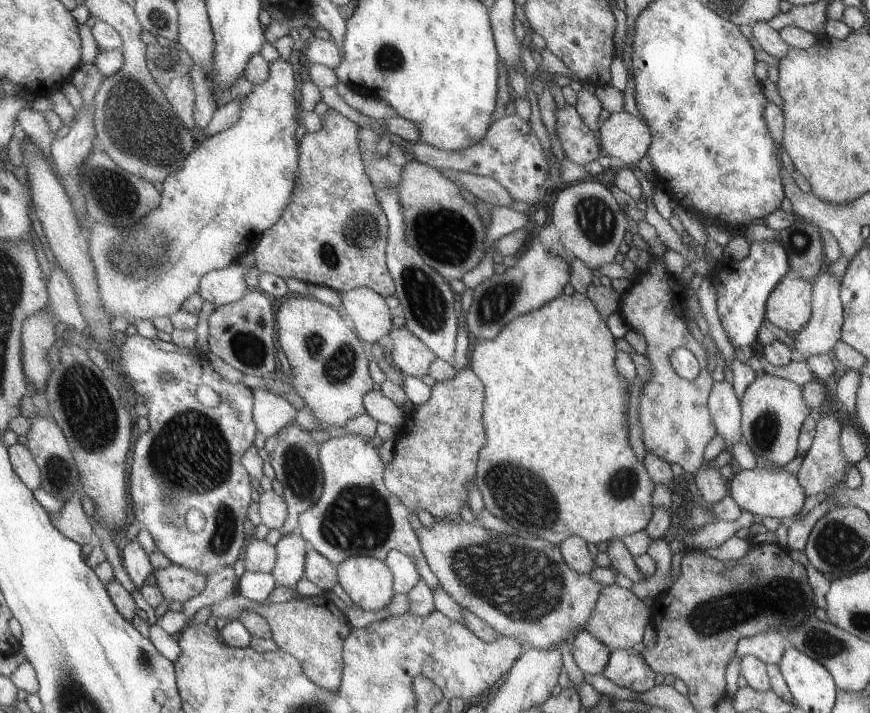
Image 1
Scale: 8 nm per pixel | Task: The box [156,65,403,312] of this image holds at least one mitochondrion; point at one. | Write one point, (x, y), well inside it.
(362, 230)

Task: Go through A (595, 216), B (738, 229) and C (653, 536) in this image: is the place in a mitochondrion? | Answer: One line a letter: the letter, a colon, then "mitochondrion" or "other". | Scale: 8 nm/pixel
A: mitochondrion
B: other
C: other

